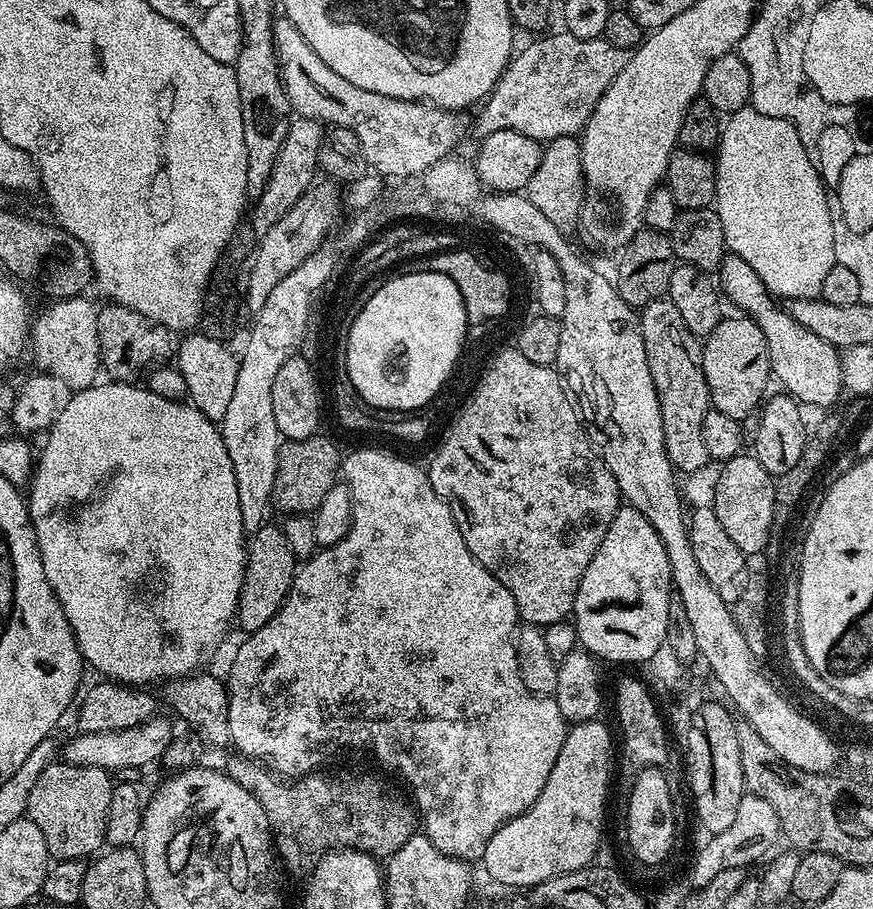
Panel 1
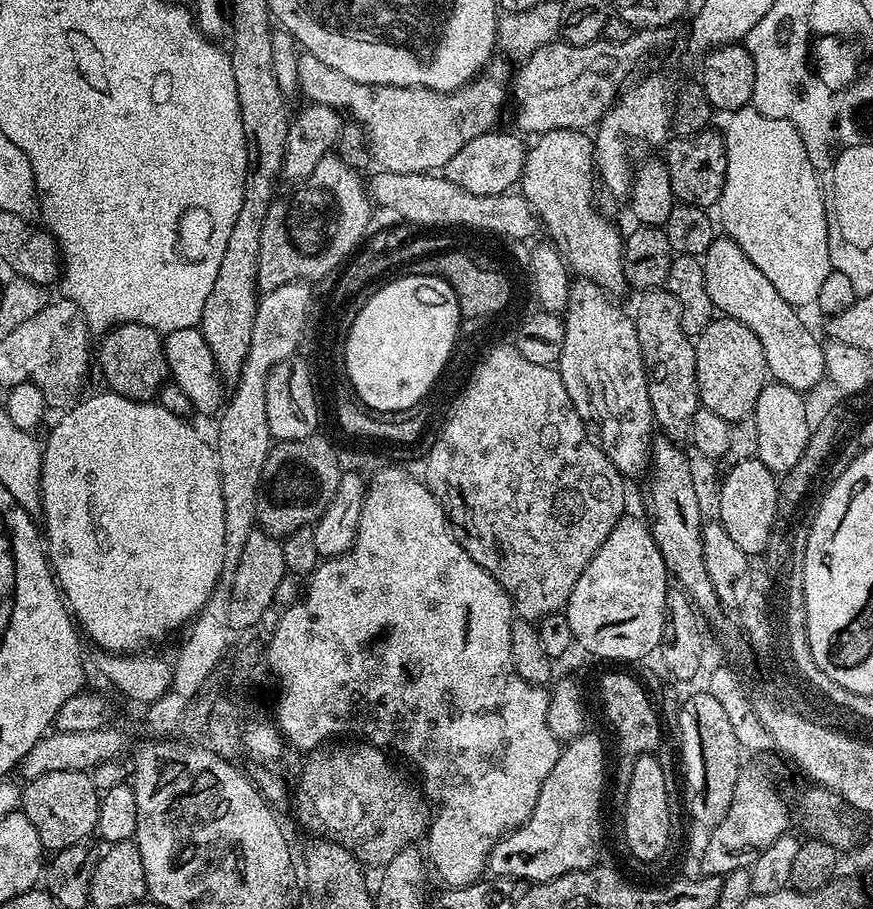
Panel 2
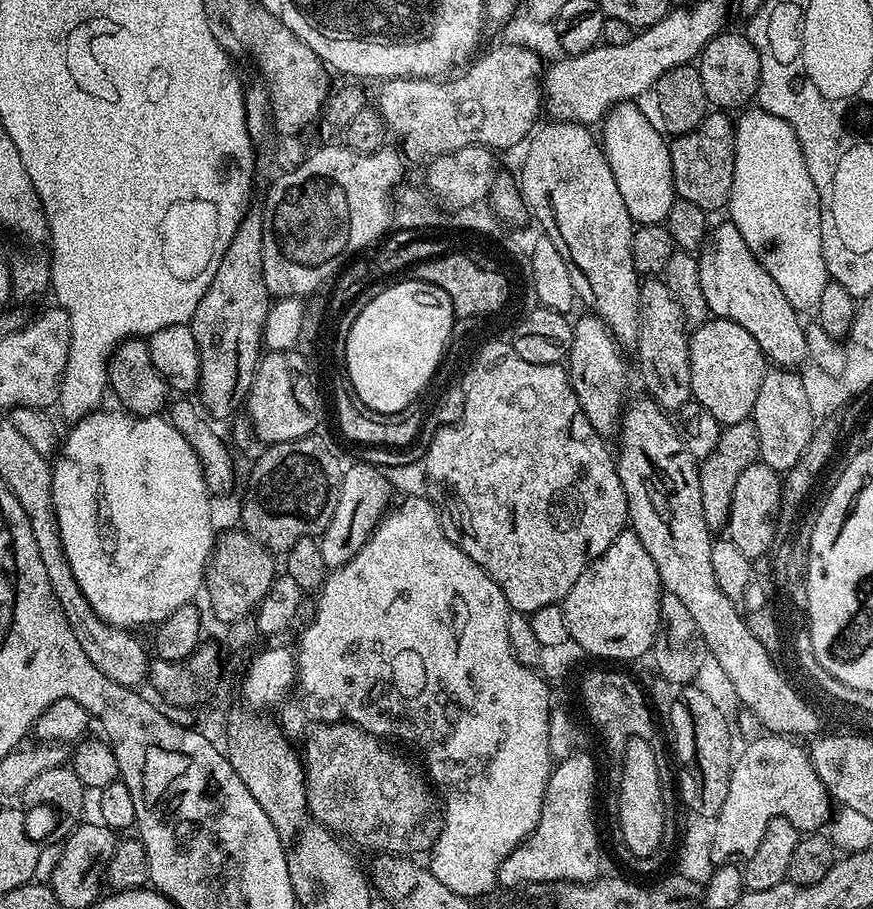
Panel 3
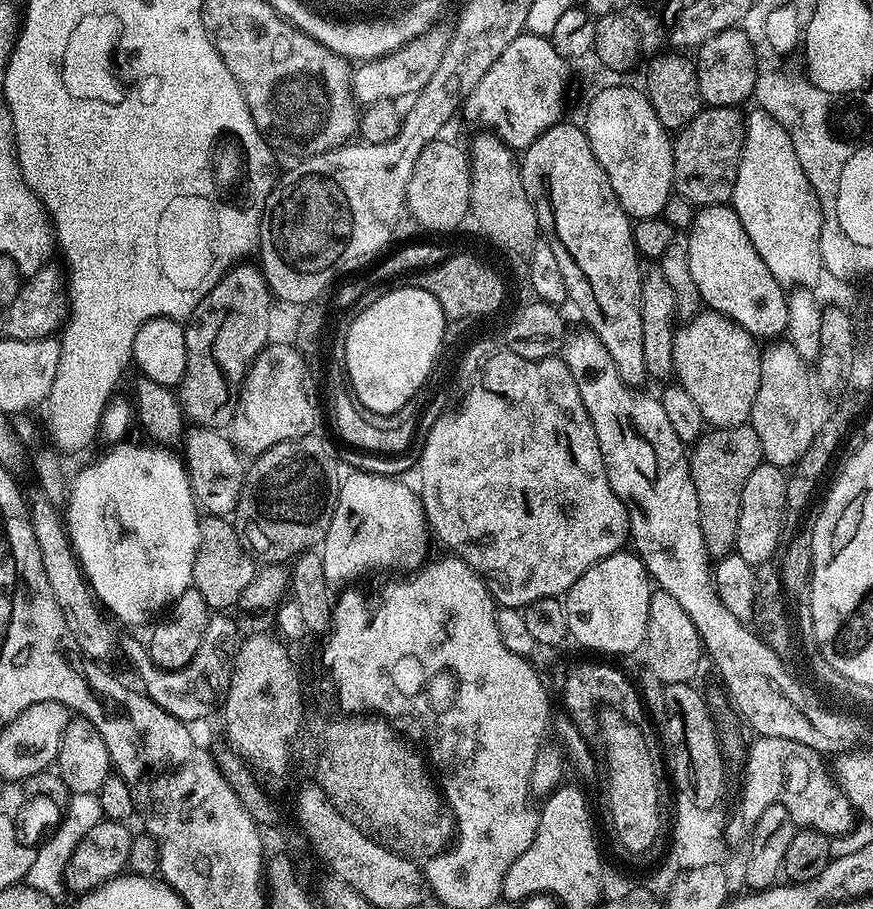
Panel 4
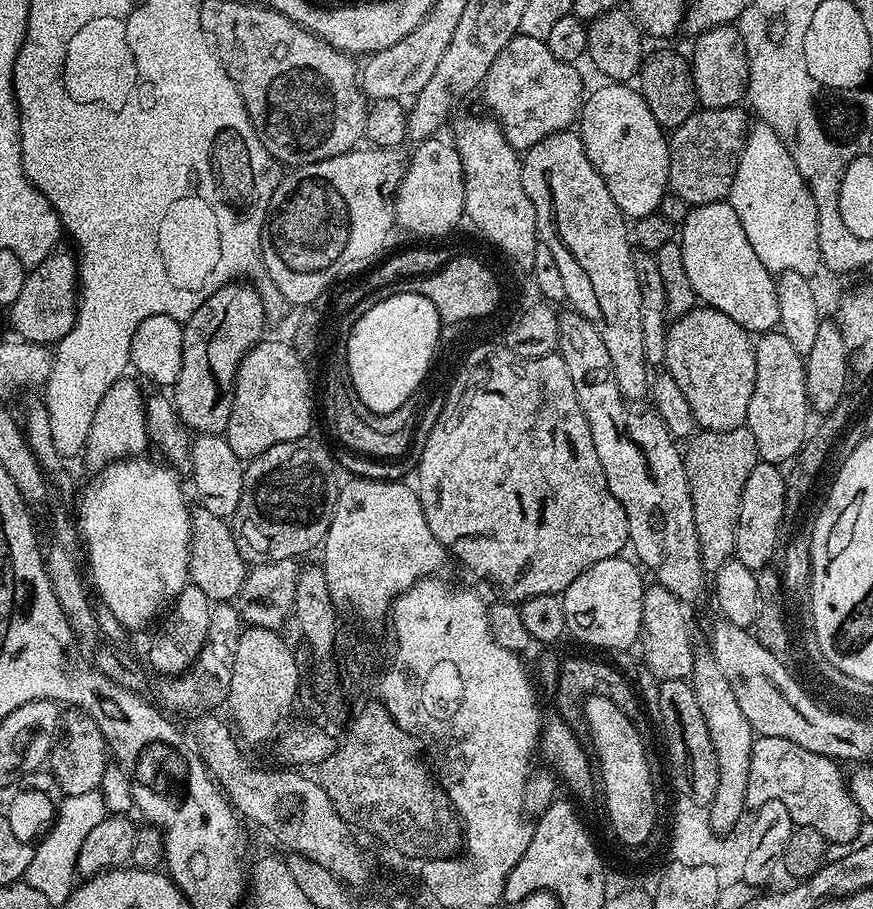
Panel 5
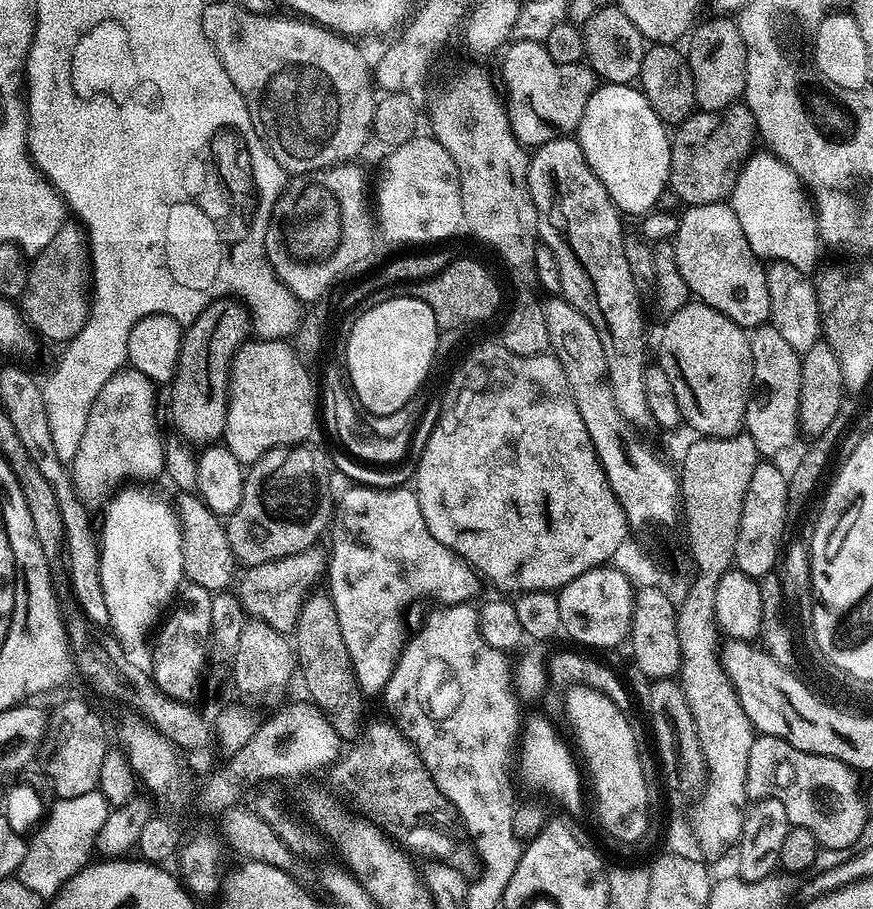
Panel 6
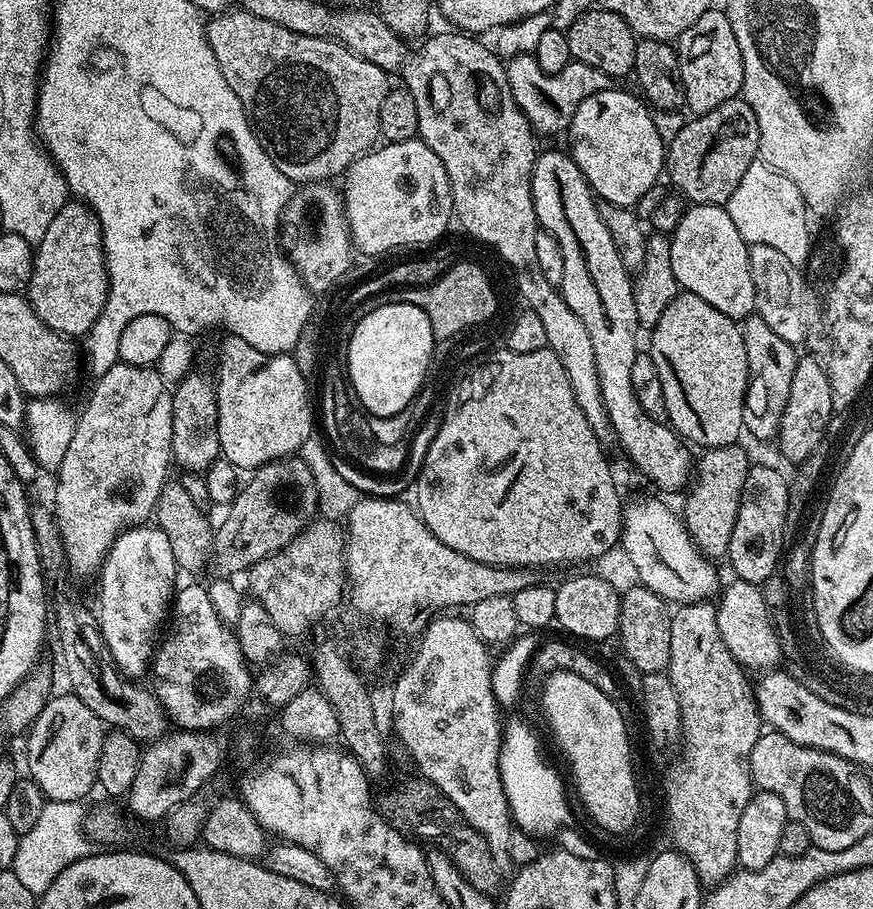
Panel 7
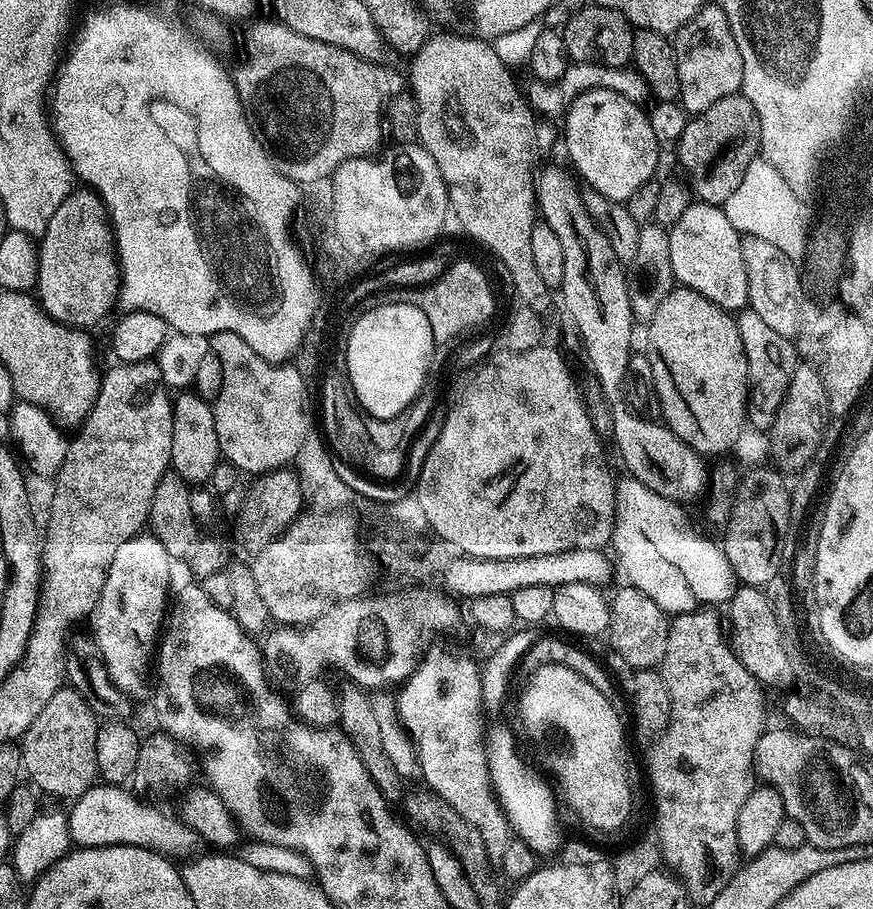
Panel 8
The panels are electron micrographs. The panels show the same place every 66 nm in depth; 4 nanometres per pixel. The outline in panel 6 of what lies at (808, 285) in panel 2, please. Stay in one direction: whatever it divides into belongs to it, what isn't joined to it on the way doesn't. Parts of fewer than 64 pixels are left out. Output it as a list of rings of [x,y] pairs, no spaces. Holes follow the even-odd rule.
[[[760,150],[749,156],[744,163],[744,169],[740,171],[730,203],[734,214],[738,214],[738,222],[742,222],[742,234],[746,234],[746,242],[750,242],[750,250],[756,256],[770,262],[781,260],[800,272],[812,274],[816,268],[816,259],[820,256],[820,248],[822,249],[822,241],[818,235],[818,216],[809,193],[794,174],[794,170],[786,166],[786,162],[782,162],[767,150]]]

